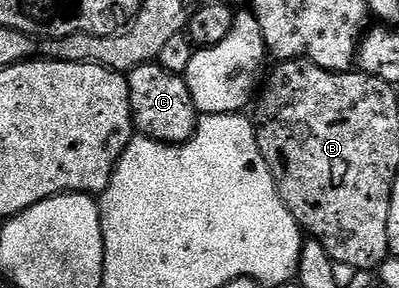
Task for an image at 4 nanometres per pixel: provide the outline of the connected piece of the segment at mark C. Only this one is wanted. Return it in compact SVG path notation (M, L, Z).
M149 62L129 71L126 79L130 93L130 111L134 117L134 128L139 135L157 142L181 144L196 132L198 109L194 106L192 92L181 74L168 72L163 66Z

